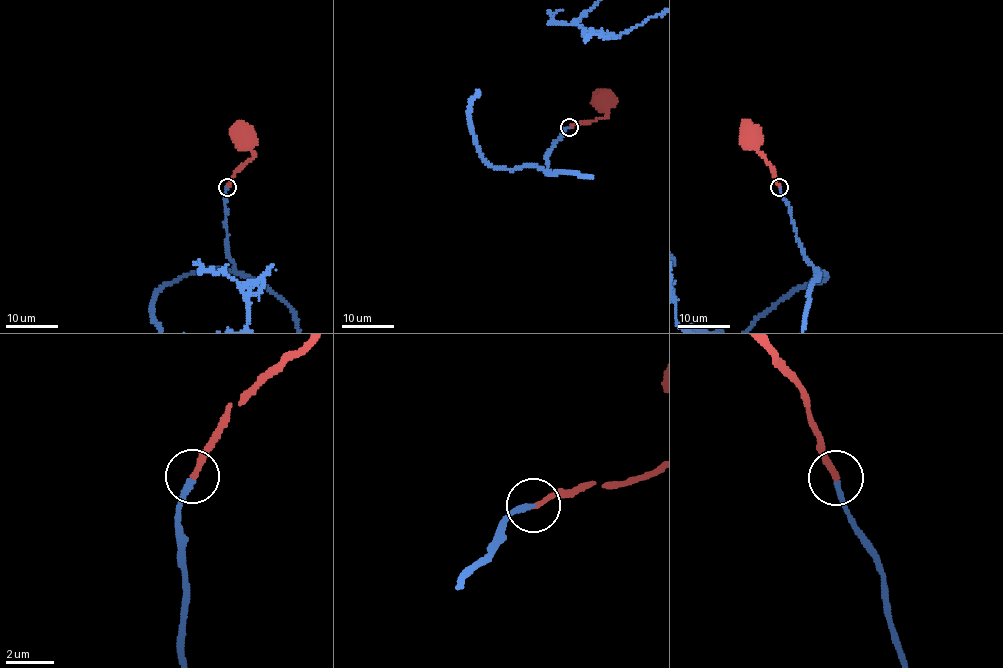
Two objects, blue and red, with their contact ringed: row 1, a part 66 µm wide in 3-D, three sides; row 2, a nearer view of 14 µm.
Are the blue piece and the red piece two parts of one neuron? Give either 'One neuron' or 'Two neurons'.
One neuron

